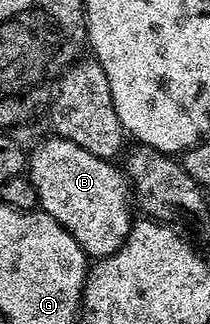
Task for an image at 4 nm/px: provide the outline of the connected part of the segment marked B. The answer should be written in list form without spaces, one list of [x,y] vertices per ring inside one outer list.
[[[52,135],[52,140],[43,140],[29,152],[29,179],[36,188],[38,207],[60,224],[83,247],[91,258],[102,258],[113,254],[125,242],[131,230],[133,215],[133,189],[122,167],[114,168],[110,159],[97,157],[89,150],[82,149],[65,137]]]

